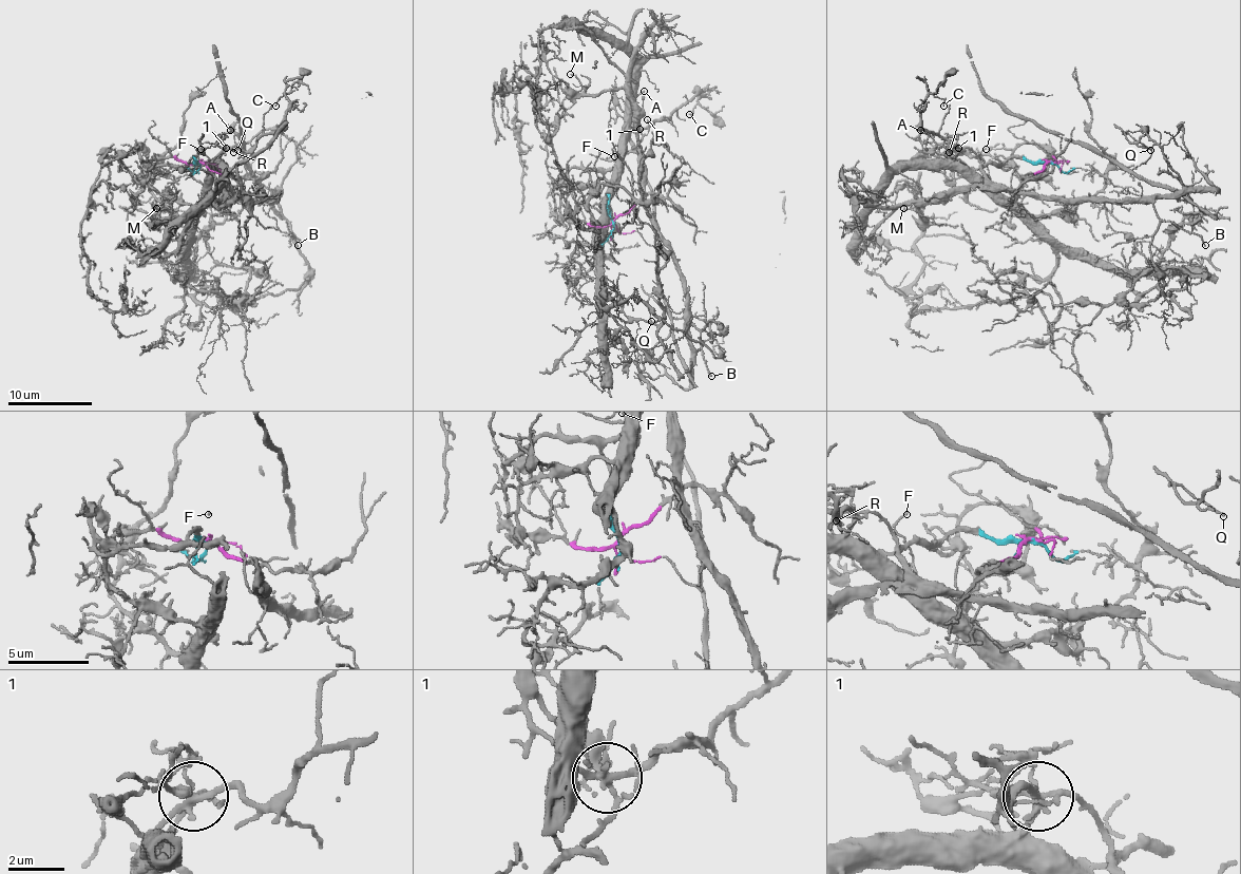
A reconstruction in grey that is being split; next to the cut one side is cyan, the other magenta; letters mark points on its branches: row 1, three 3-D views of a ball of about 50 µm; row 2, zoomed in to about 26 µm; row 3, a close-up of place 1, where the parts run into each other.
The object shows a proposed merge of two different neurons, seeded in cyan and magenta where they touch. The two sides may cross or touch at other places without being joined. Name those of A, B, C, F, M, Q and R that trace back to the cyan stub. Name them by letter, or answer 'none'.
A, B, M, Q, R

